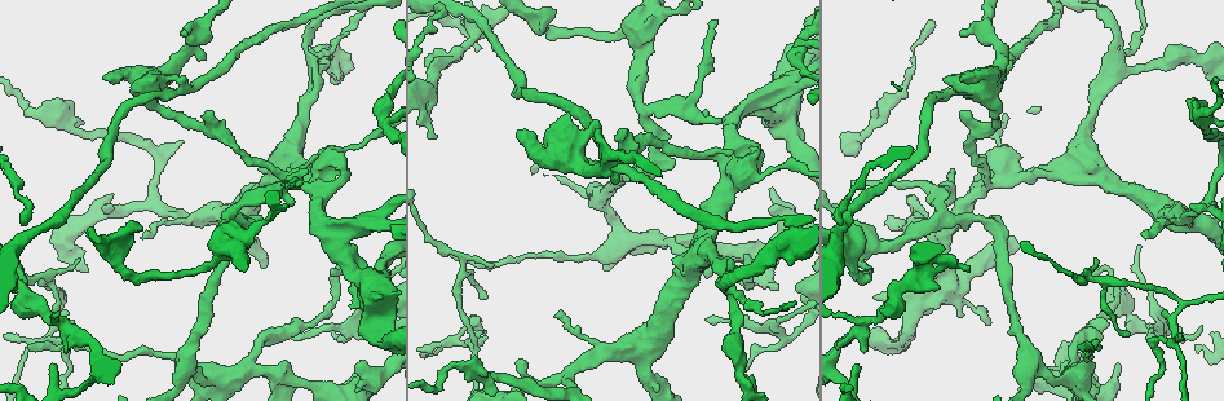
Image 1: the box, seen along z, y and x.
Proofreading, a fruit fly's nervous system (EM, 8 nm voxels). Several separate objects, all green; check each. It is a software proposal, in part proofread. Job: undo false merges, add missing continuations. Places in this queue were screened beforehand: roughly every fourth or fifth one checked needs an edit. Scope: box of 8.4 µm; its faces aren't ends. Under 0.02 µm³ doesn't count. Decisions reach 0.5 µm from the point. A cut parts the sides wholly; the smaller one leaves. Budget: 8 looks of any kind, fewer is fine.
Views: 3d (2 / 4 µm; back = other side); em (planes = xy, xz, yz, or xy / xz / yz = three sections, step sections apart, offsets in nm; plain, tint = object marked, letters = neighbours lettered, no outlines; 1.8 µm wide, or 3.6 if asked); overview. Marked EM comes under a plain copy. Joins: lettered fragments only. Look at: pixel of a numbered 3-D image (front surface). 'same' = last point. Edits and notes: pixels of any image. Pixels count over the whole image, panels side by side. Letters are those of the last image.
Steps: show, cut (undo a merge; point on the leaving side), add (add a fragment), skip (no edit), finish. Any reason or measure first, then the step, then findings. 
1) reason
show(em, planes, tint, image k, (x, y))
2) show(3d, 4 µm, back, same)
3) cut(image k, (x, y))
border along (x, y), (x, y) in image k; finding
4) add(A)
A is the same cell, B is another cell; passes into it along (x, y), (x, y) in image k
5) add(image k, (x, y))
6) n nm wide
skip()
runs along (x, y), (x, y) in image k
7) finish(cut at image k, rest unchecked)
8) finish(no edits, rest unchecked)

three arms meet
show(em, planes, letters, image 1, (1174, 335))

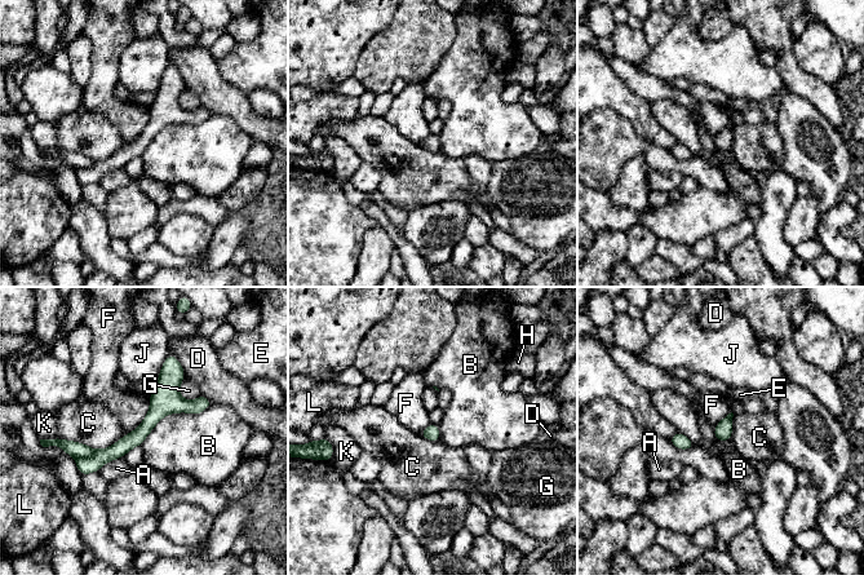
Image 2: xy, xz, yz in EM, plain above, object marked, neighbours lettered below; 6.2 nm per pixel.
90 nm wide
cut(image 2, (75, 450))
A, B, C, D, E, F, G, H, J, K and L are other cells; border along (97, 450), (89, 456), (76, 460) in image 2; a second neuron is stuck on

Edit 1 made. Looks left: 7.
sudden change in width
show(em, 3.6 µm, xy, step 4, tint, image 1, (604, 355))

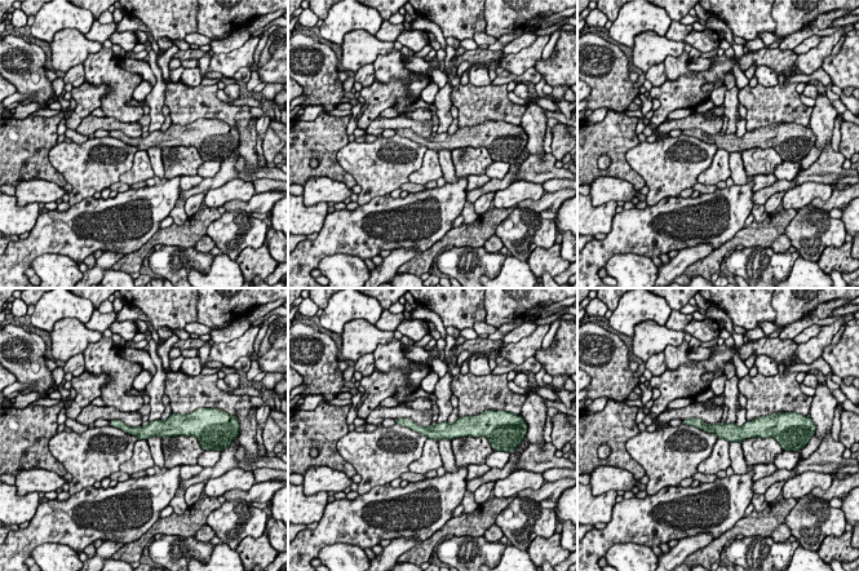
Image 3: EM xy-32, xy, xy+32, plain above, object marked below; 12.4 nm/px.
show(em, 3.6 µm, planes, tint, same)

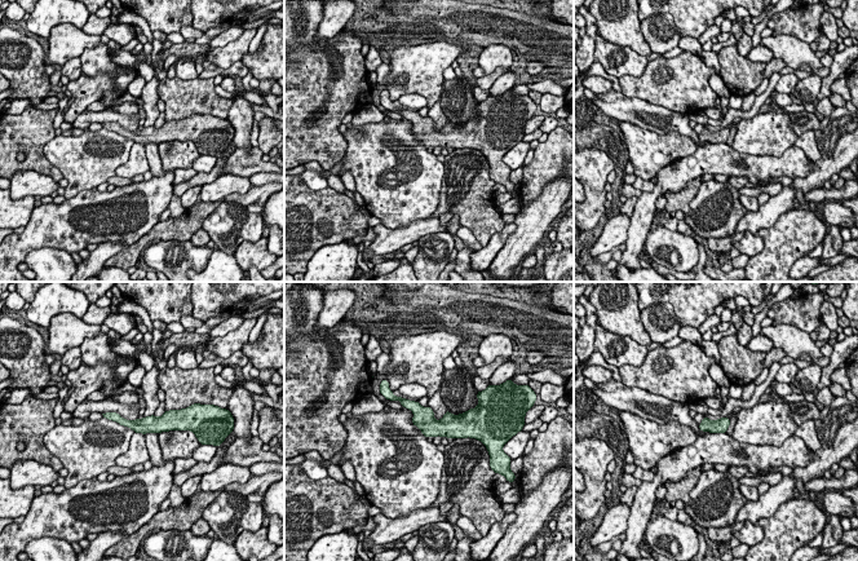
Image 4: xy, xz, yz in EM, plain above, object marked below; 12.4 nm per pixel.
what lies round it
show(em, 3.6 µm, planes, letters, same)

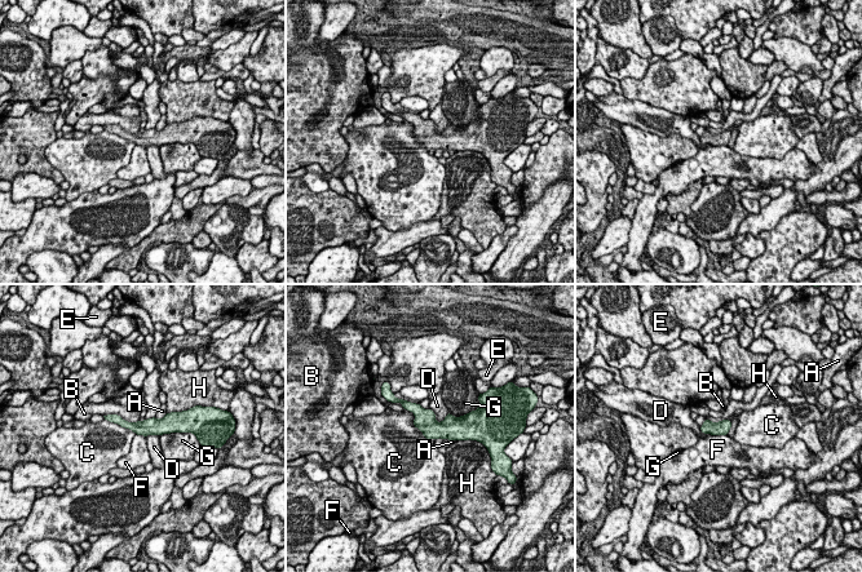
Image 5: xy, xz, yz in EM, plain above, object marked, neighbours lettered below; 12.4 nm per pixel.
skip()
A, B, C, D, E, F, G and H are other cells; border along (712, 434), (726, 435) in image 5; all the same neuron

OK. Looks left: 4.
thin end
show(em, planes, letters, image 1, (434, 136))

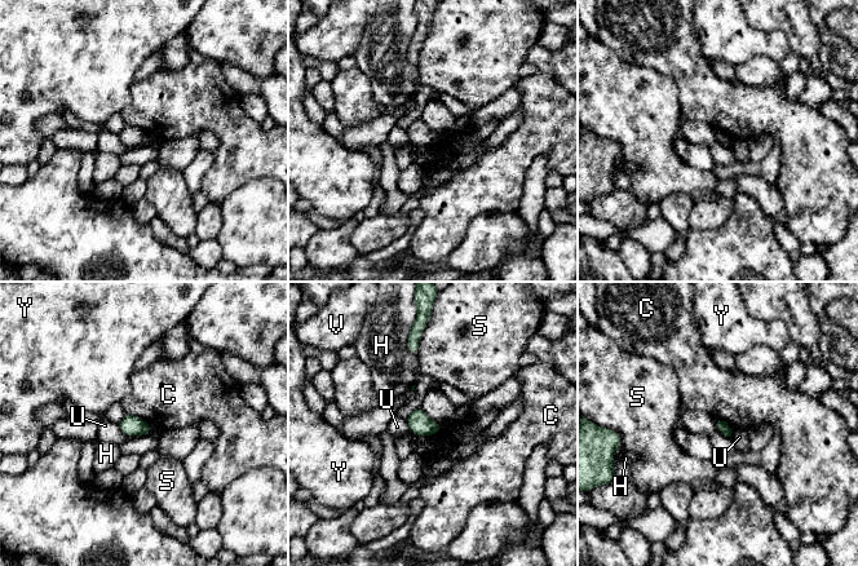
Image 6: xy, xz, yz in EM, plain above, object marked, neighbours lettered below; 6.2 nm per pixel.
skip()
C, H, S, U, V and Y are other cells; border along (125, 412), (140, 416), (151, 428) in image 6; no lettered fragment goes on from it

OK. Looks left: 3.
finish(cut at image 2, rest unchecked)

